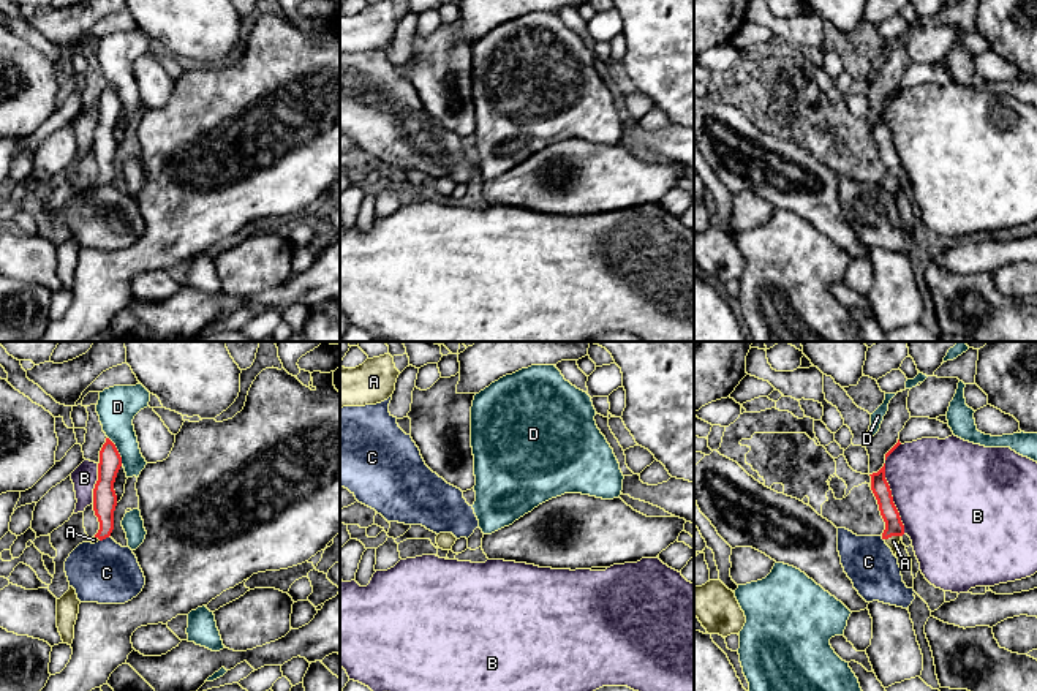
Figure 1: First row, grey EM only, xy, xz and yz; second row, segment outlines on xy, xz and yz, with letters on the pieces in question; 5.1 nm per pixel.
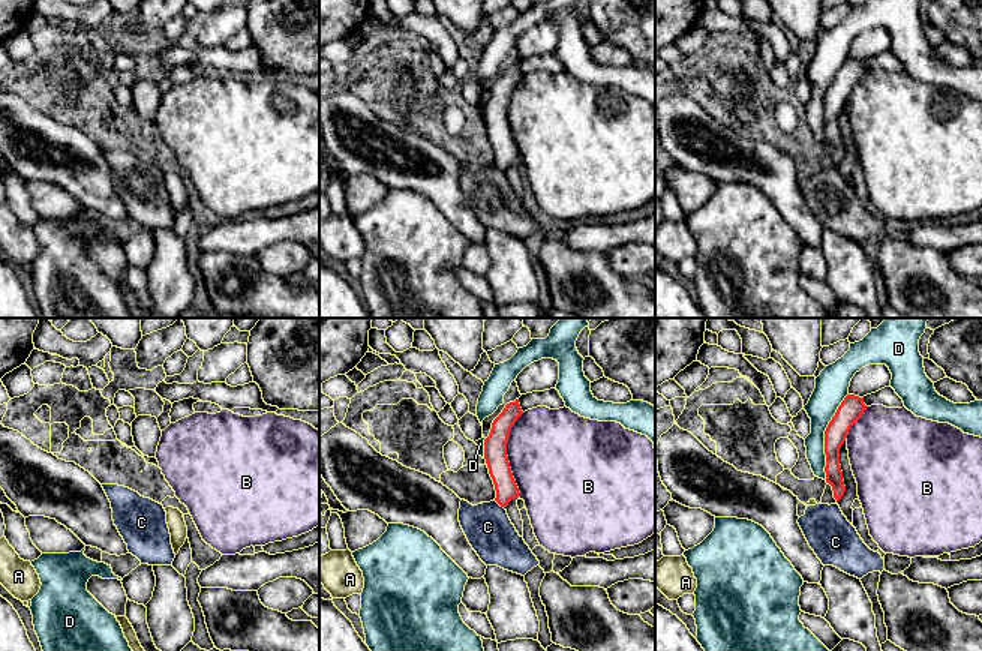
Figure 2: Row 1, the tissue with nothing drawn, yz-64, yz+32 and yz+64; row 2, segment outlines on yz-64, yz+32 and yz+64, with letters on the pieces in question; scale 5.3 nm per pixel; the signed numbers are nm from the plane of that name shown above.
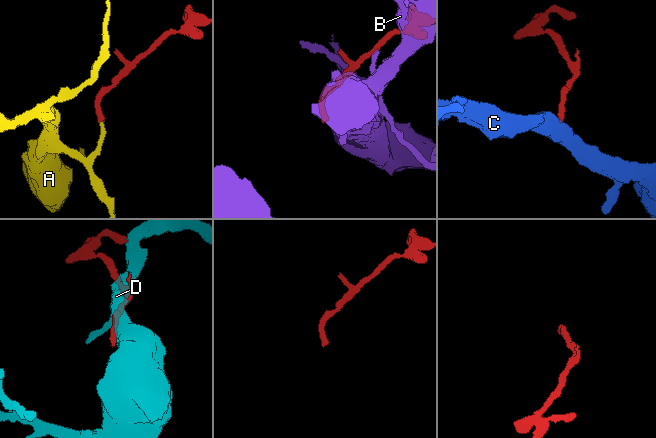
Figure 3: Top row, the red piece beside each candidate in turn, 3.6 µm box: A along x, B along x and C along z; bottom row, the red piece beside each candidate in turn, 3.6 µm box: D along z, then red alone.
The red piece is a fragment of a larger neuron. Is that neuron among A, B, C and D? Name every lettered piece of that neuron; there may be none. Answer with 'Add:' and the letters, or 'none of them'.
Add: A

